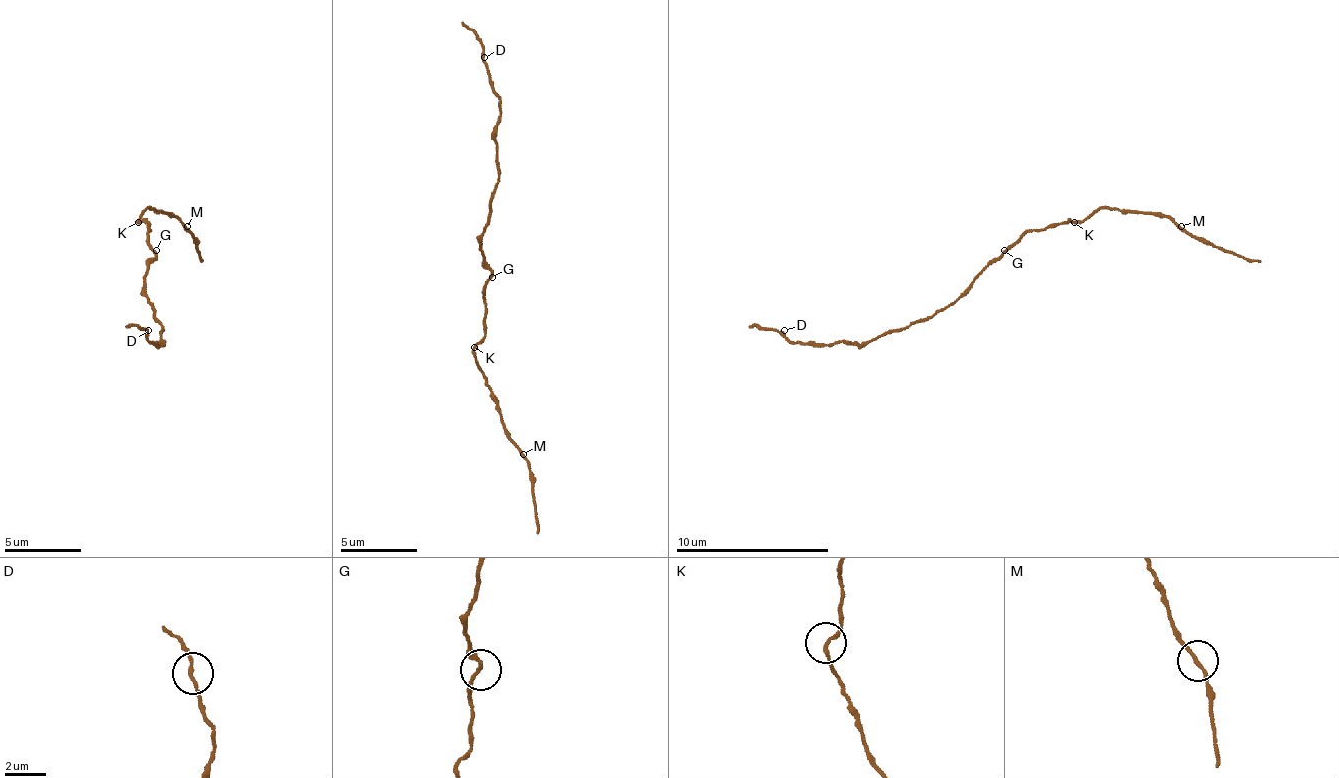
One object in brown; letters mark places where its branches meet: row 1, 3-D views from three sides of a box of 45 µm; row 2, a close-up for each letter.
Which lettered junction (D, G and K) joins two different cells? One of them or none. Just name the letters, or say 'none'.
K

